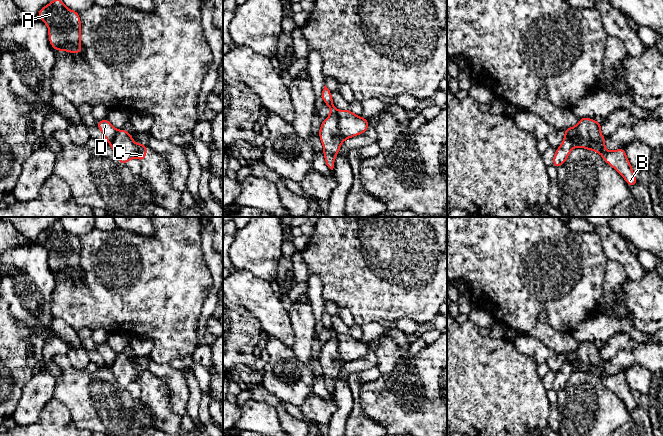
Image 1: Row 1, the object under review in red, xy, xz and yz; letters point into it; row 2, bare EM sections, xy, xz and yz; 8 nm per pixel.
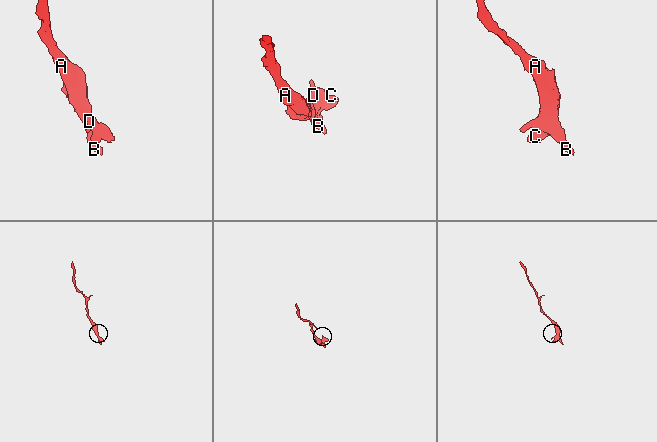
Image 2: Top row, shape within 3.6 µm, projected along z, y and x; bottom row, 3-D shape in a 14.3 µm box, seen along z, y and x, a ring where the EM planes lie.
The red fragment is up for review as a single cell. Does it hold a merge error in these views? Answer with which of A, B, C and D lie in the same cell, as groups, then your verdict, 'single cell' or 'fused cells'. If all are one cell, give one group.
A B D / C; fused cells

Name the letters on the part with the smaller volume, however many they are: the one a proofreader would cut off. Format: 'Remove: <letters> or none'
Remove: C

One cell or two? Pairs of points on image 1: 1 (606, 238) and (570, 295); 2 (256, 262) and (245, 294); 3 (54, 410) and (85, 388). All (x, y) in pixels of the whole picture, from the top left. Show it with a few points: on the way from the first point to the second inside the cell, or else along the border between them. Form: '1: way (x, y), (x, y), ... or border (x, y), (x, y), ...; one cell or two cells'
1: border (595, 233), (600, 240), (605, 255), (609, 259); two cells
2: border (235, 267), (241, 270), (248, 270), (269, 282); two cells
3: border (53, 397), (67, 408), (75, 424); two cells

